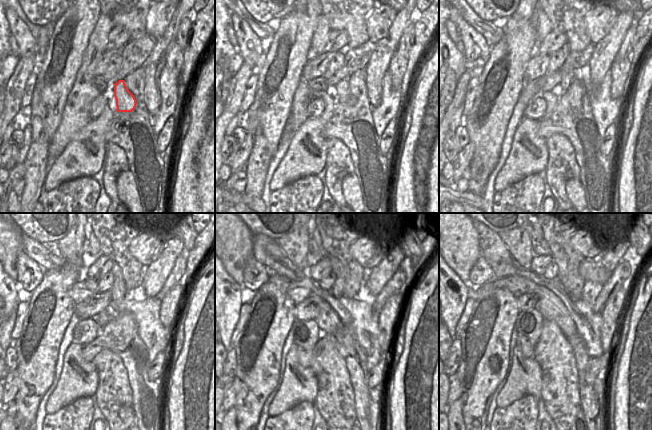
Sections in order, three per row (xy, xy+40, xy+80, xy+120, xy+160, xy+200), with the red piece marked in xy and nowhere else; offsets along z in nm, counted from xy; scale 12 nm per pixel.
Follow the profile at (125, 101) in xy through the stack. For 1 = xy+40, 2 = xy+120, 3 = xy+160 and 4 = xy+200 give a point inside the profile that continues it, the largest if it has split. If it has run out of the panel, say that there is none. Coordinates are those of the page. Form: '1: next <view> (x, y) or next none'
1: next xy+40 (346, 98)
2: next xy+120 (119, 292)
3: next xy+160 (337, 291)
4: next xy+200 (559, 257)

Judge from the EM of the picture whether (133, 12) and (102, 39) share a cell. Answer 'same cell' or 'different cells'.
different cells

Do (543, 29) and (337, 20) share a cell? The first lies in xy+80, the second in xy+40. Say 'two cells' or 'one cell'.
two cells

